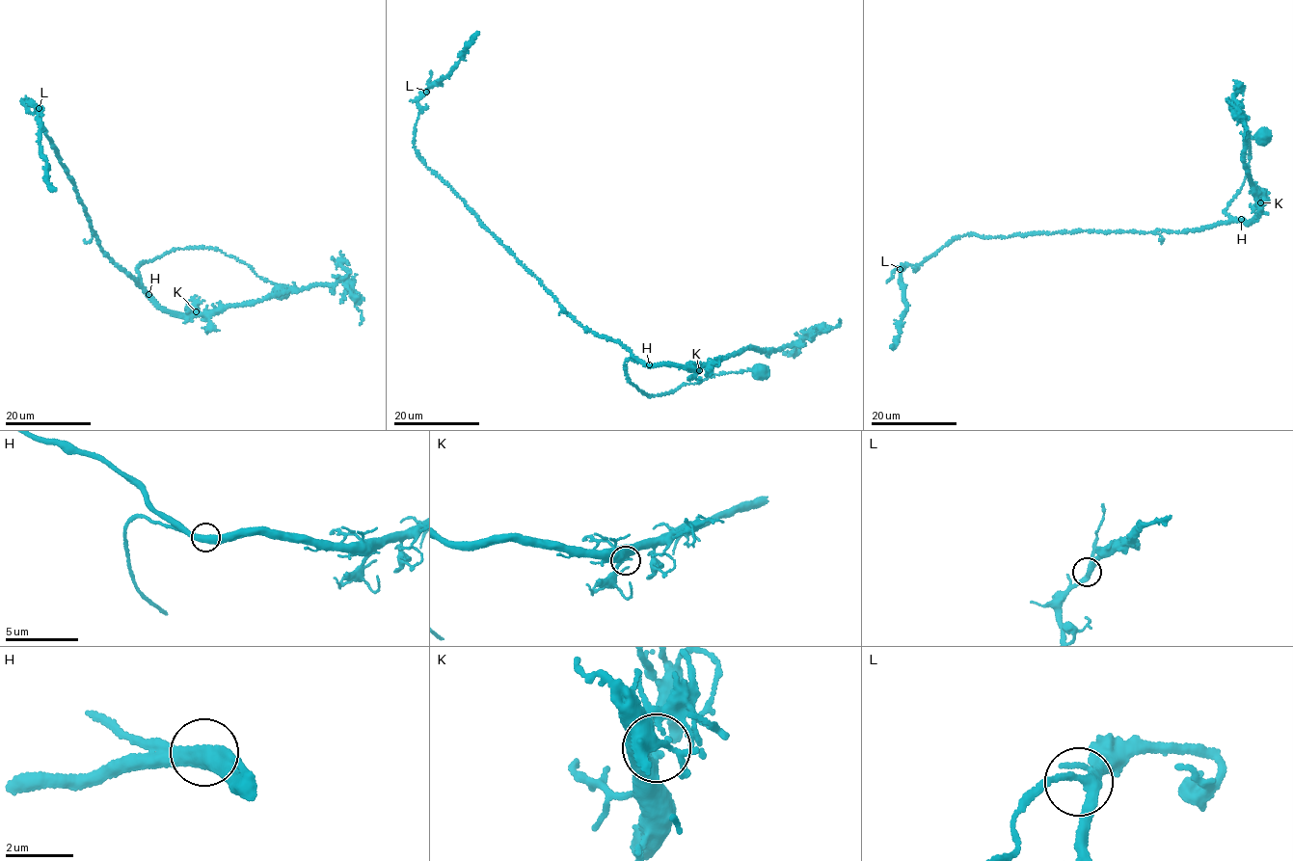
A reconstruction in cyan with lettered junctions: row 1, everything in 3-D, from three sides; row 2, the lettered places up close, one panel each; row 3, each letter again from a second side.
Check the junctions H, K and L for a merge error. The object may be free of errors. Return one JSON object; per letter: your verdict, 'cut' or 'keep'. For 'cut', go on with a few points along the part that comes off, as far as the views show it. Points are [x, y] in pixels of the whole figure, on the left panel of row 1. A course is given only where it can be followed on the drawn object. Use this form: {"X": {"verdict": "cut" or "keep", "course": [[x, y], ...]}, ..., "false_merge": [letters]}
{"H": {"verdict": "keep"}, "K": {"verdict": "keep"}, "L": {"verdict": "keep"}, "false_merge": []}

